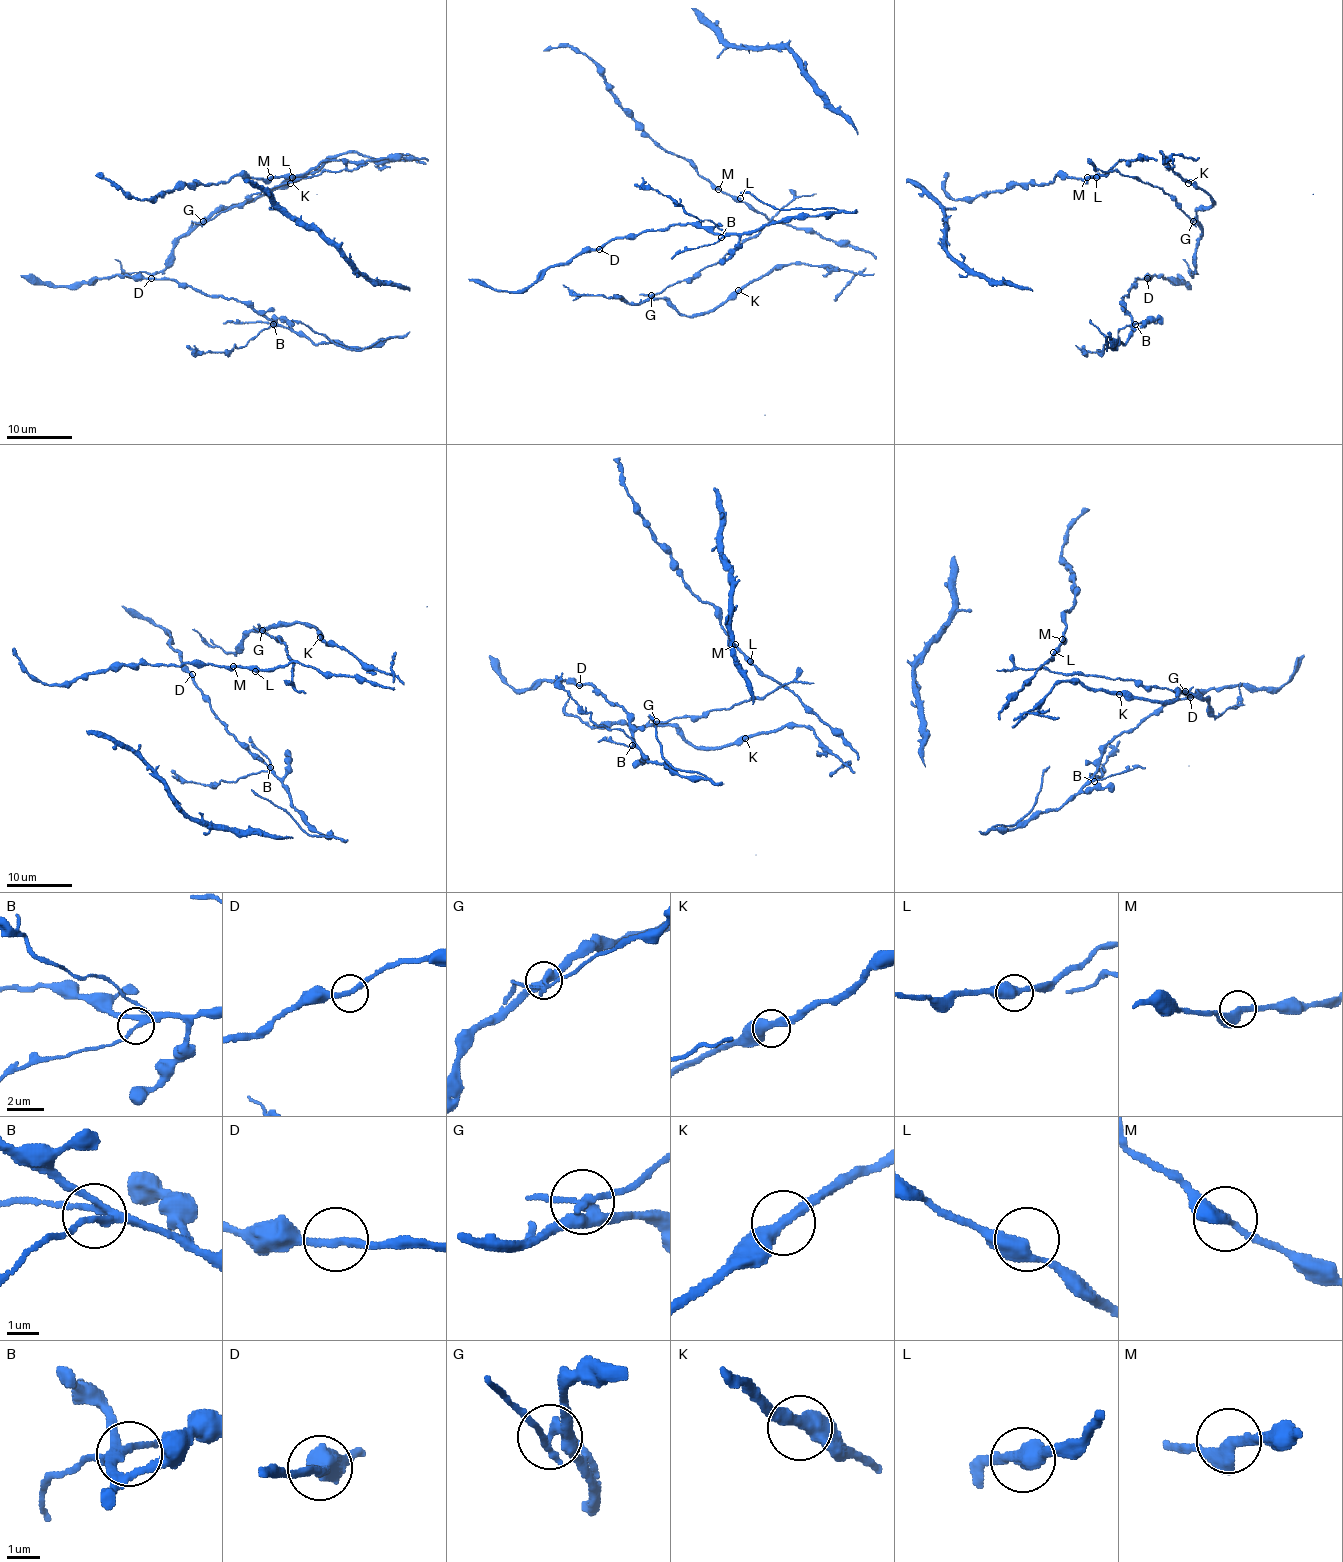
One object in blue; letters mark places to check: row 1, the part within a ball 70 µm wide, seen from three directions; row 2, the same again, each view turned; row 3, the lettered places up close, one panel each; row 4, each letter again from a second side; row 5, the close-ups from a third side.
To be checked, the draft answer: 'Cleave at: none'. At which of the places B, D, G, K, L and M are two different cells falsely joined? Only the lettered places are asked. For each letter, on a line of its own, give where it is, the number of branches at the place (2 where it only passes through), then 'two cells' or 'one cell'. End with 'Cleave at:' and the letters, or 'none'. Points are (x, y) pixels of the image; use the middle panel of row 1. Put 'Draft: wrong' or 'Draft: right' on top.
Draft: wrong
B: at (721, 237); 4 branches meet; one cell
D: at (599, 249); 2 branches meet; one cell
G: at (651, 295); 4 branches meet; two cells
K: at (738, 290); 2 branches meet; one cell
L: at (740, 198); 2 branches meet; one cell
M: at (718, 189); 2 branches meet; one cell
Cleave at: G

